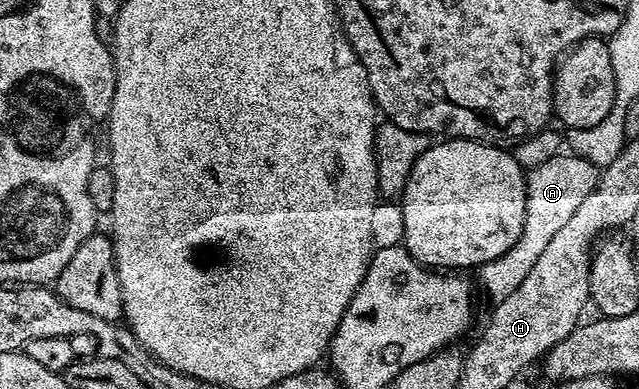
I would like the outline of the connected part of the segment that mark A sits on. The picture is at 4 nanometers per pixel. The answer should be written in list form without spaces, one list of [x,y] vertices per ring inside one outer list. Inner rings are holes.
[[[565,156],[552,157],[545,163],[539,163],[539,167],[528,170],[523,181],[523,216],[519,239],[513,242],[510,249],[506,249],[502,257],[496,257],[491,263],[480,266],[481,285],[493,296],[494,302],[511,295],[519,283],[527,279],[531,267],[535,267],[547,243],[551,243],[554,235],[571,220],[571,215],[575,215],[583,199],[587,199],[587,195],[591,195],[597,185],[599,169],[590,158]]]

